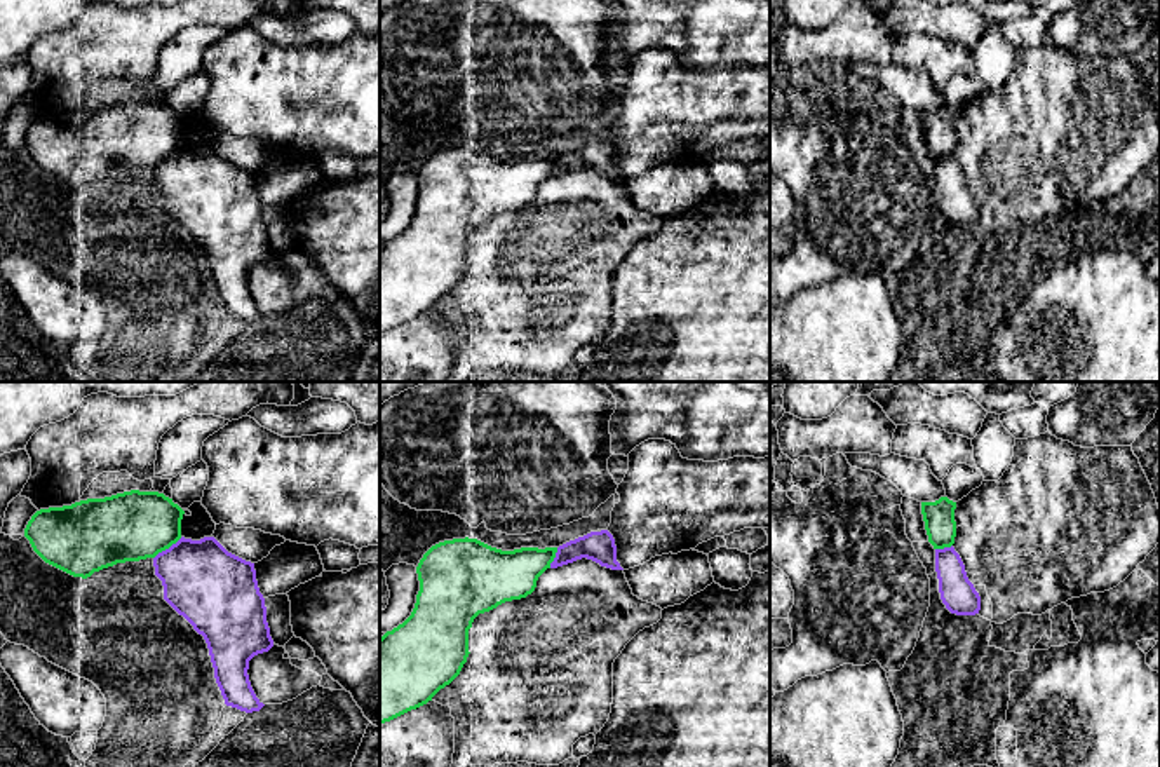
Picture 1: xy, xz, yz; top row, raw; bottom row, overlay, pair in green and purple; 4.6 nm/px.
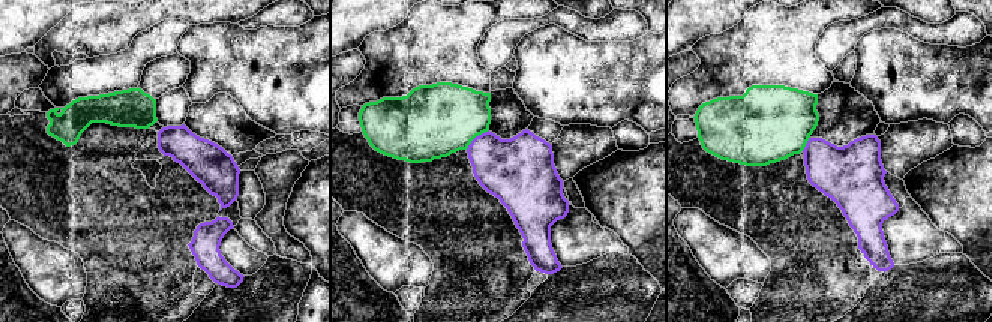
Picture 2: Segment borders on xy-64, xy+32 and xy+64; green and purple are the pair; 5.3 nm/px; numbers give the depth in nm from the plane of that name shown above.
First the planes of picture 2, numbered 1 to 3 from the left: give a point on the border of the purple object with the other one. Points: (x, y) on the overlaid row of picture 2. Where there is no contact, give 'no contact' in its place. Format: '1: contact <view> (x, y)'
1: no contact
2: contact xy+32 (476, 135)
3: contact xy+64 (806, 143)

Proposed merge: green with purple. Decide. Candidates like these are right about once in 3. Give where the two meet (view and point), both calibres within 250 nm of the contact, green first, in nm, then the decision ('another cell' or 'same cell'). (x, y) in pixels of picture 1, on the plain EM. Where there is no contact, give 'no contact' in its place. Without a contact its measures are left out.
contact xy (168, 157); calibres 320 and 360 nm; another cell

